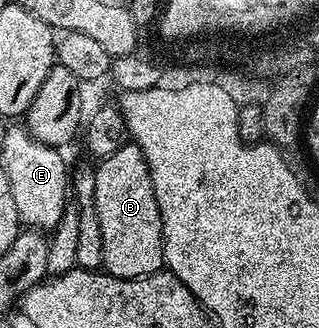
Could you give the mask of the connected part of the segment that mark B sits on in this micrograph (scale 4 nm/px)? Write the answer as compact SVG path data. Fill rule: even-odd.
M127 144L121 146L112 156L101 159L97 165L99 165L98 171L93 171L92 174L94 180L94 201L92 204L98 212L100 224L102 226L102 250L106 260L105 269L116 278L147 278L150 274L159 273L159 271L163 269L166 261L166 244L162 241L162 213L158 207L158 200L156 198L156 192L154 191L152 176L150 175L150 165L148 164L144 152L137 144Z

